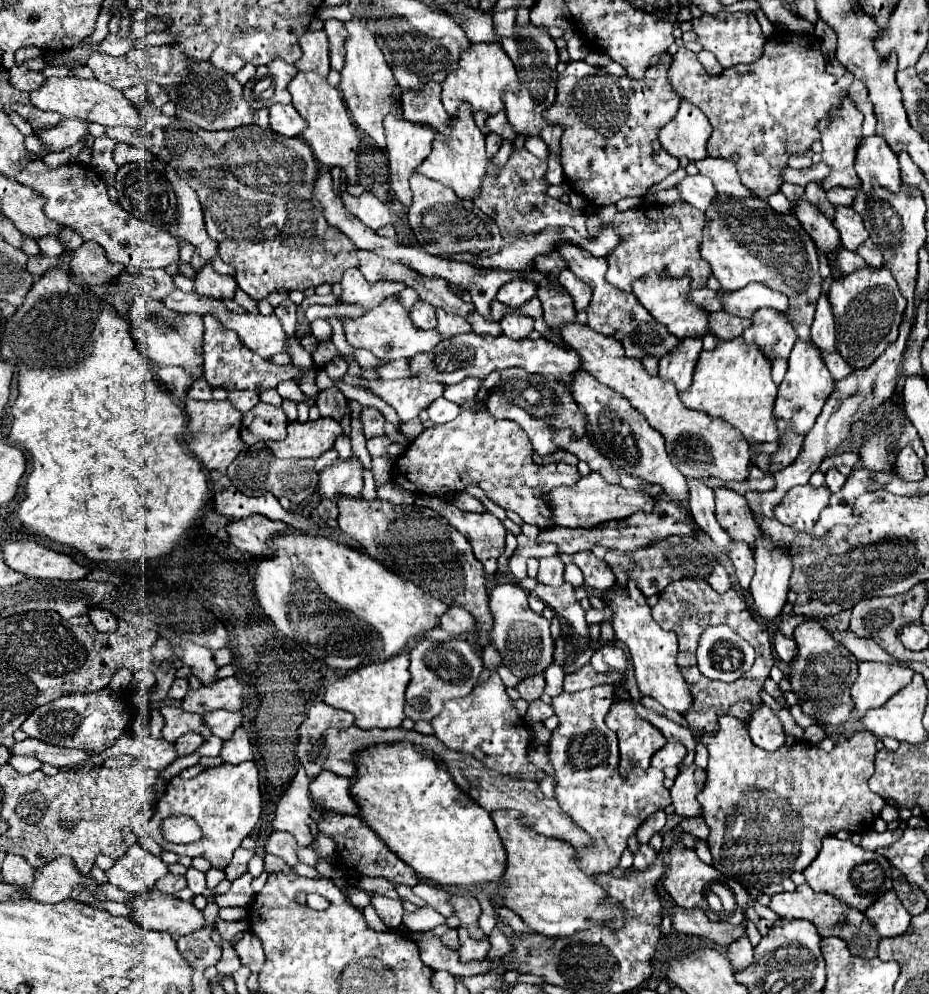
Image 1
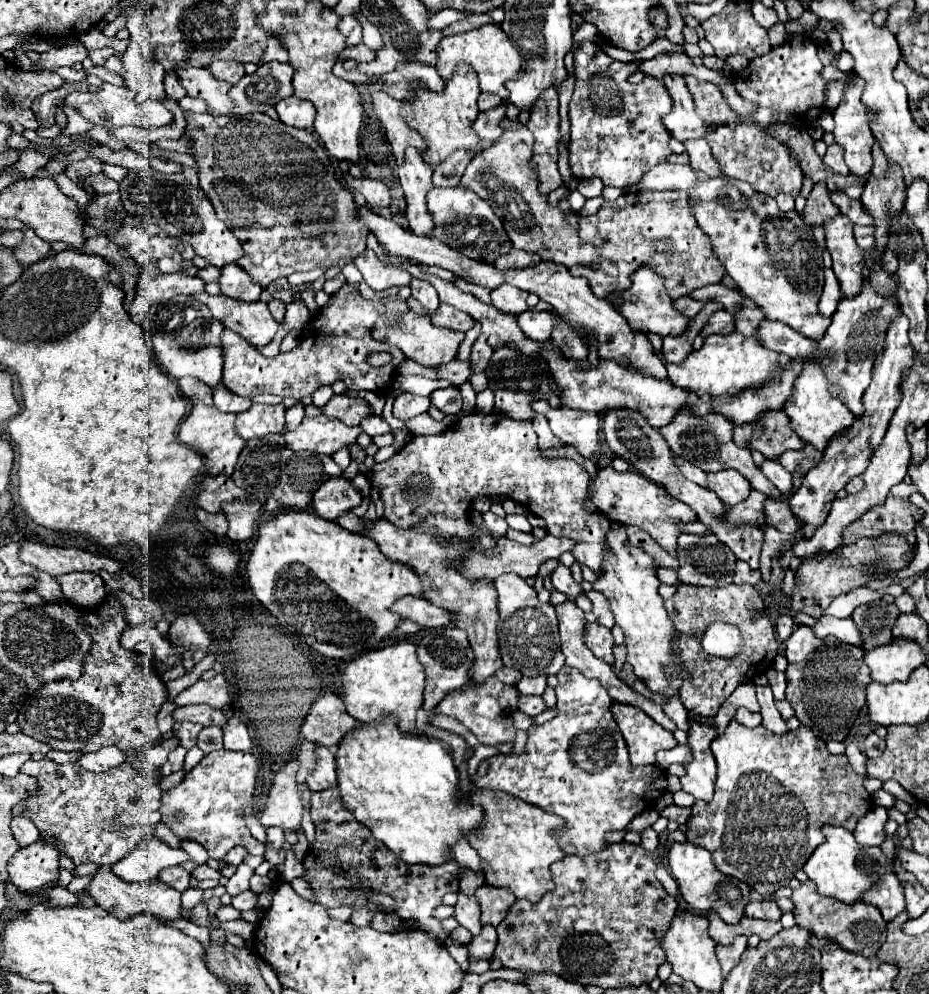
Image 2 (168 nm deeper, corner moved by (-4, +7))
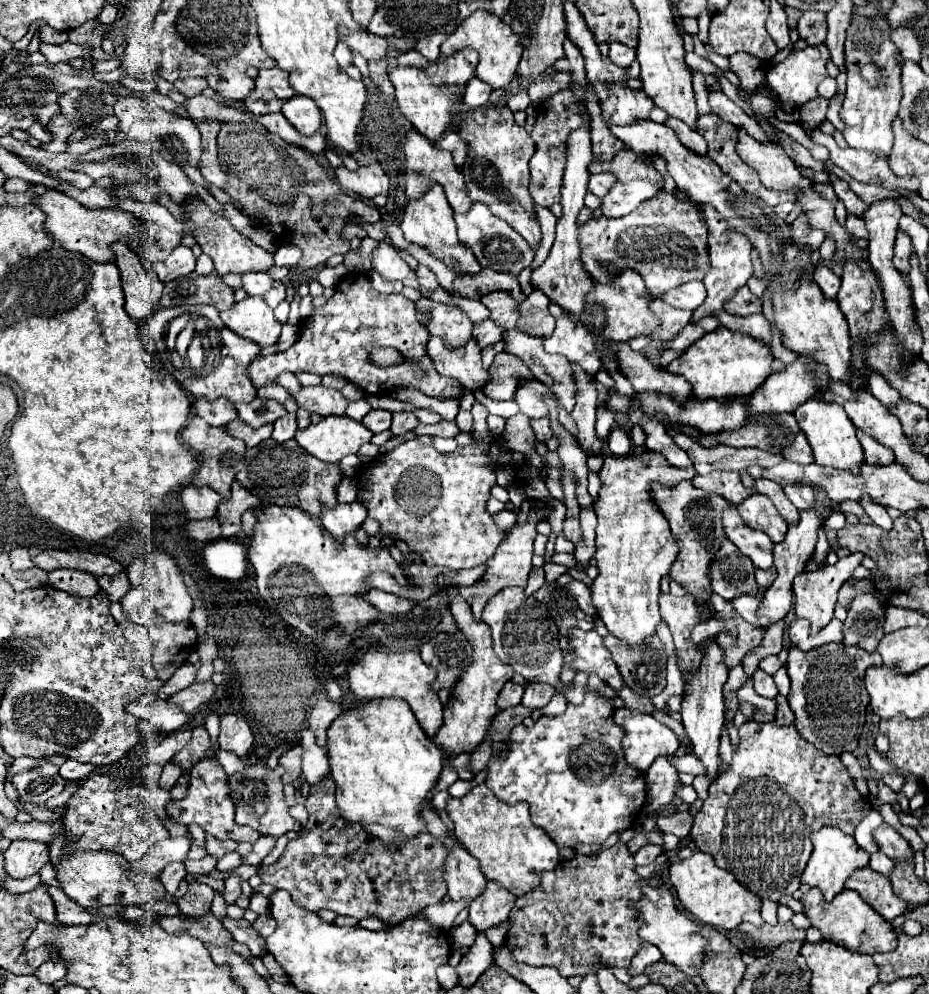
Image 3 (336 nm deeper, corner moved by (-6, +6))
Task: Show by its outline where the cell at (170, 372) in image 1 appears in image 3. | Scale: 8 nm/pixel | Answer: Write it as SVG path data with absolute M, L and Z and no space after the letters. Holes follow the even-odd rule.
M198 397L196 403L196 415L200 415L210 425L228 425L232 419L236 419L236 409L226 399L218 397L216 401L208 401L206 397Z

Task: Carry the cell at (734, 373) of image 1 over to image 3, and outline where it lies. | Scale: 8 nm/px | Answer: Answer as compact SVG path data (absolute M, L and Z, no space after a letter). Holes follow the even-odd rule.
M720 327L690 345L682 357L678 357L666 367L666 371L686 377L692 385L692 393L698 399L712 397L722 401L748 395L754 387L760 387L764 379L772 373L772 361L774 357L762 341Z

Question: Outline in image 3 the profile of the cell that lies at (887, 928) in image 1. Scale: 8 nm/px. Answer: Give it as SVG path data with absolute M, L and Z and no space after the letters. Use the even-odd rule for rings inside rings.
M870 867L858 869L848 881L846 887L856 891L870 907L874 907L886 921L902 915L908 909L908 903L902 897L892 893L892 885L888 877L872 871Z

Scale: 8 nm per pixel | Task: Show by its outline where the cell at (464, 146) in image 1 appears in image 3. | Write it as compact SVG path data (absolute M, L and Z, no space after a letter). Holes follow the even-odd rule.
M462 49L454 55L446 57L444 61L434 61L426 69L418 67L394 67L388 69L388 77L396 87L396 101L402 115L414 125L418 133L422 133L428 141L438 143L440 137L446 133L448 125L454 117L454 105L462 101L462 91L466 89L468 81L476 75L478 53L474 49Z

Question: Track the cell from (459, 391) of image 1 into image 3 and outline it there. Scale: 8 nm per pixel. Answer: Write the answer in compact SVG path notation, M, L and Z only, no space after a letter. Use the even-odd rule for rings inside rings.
M486 319L482 325L476 325L476 327L474 327L472 337L476 339L478 347L484 349L484 347L488 347L490 343L496 343L496 341L502 339L502 329L500 329L492 319Z

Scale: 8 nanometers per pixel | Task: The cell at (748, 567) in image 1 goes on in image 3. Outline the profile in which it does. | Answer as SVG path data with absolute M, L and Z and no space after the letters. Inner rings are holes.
M730 505L728 509L724 509L722 525L726 539L730 539L746 557L750 557L758 569L772 567L772 549L774 549L772 539L762 531L750 529L740 517L736 507Z

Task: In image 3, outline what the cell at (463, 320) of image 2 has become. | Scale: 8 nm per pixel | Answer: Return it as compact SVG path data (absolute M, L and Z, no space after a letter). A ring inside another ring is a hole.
M422 297L416 301L416 313L422 319L422 323L428 327L432 335L440 335L446 345L460 347L464 345L472 335L472 321L468 315L448 303L436 303L432 299Z

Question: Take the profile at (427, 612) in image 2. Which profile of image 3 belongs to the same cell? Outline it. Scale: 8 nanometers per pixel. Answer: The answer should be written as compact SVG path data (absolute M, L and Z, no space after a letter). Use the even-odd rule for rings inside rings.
M372 589L372 593L366 593L368 601L372 601L372 605L378 611L390 613L390 615L400 615L400 613L410 613L412 611L412 601L406 601L402 597L396 597L392 593L380 591L380 589Z

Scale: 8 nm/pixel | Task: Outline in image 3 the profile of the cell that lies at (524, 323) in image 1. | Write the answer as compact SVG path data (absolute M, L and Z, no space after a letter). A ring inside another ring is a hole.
M568 315L556 319L552 335L542 337L542 343L546 353L560 353L568 357L568 361L584 367L584 371L588 371L590 375L594 375L602 367L600 357L594 351L592 333L582 323L574 323Z

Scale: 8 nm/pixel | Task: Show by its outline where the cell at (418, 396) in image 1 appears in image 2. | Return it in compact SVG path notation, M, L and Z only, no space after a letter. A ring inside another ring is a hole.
M402 394L394 400L394 408L392 414L394 418L400 420L410 420L422 412L426 412L430 408L430 398L422 398L422 396L412 396L412 394Z

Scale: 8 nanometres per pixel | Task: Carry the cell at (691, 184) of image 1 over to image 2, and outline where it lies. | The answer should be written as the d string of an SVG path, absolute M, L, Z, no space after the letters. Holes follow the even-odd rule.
M662 162L654 168L650 168L646 172L646 176L642 176L640 182L636 182L634 186L638 190L682 190L682 192L690 192L690 188L698 182L696 172L690 166L682 166L682 164L668 164Z

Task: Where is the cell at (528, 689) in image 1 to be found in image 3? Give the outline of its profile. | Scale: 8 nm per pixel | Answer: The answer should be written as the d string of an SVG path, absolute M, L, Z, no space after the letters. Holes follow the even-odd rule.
M528 683L526 689L524 689L524 697L522 697L522 703L530 709L536 709L536 707L544 707L550 697L554 695L554 687L548 685L548 683Z

